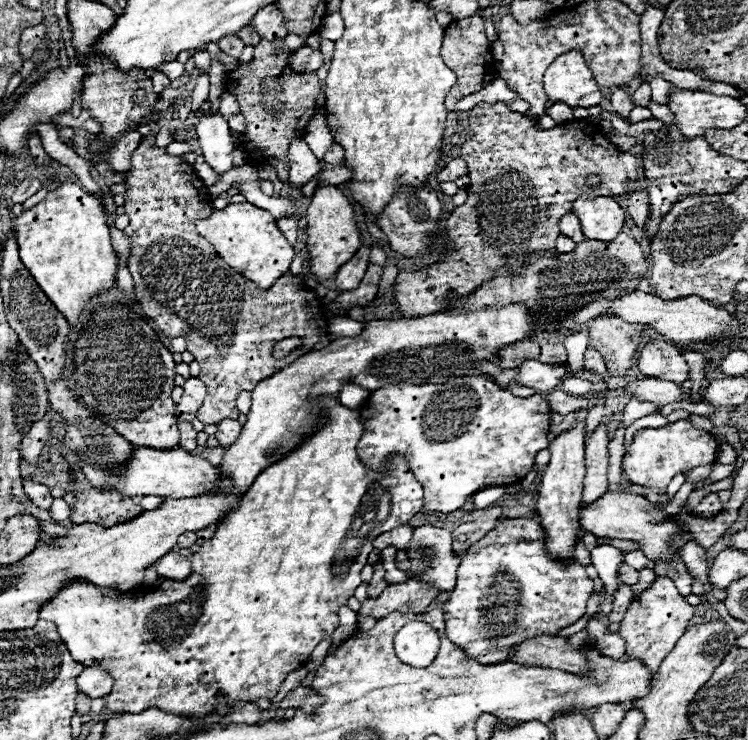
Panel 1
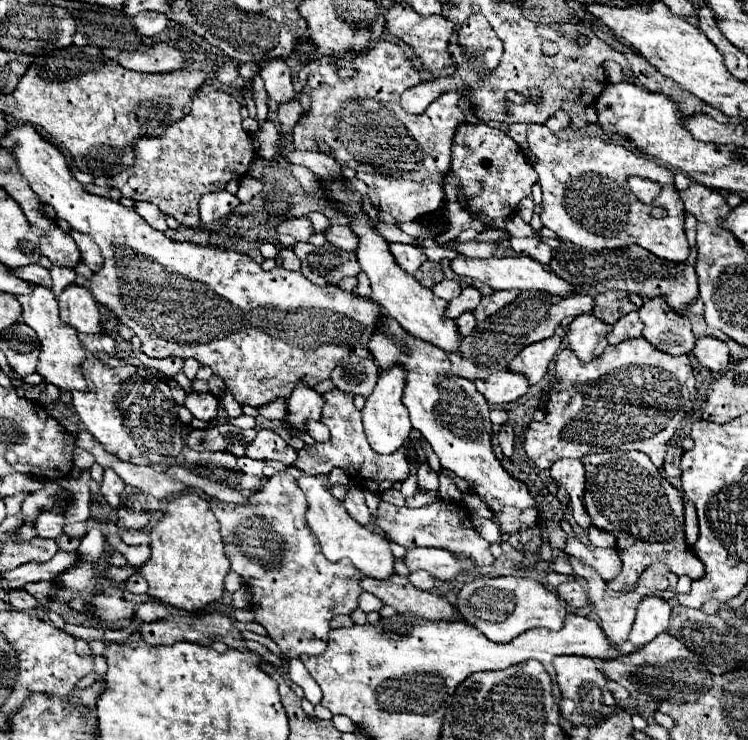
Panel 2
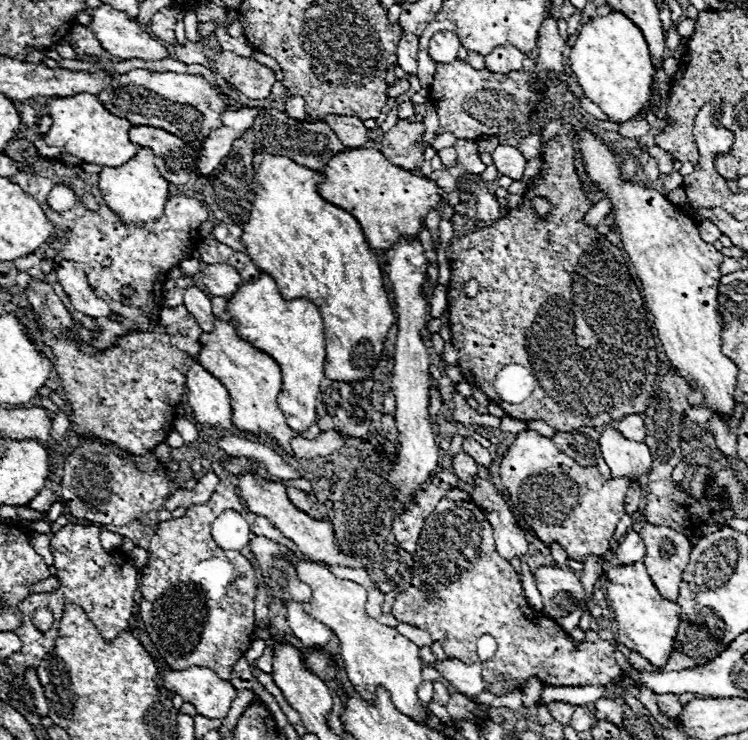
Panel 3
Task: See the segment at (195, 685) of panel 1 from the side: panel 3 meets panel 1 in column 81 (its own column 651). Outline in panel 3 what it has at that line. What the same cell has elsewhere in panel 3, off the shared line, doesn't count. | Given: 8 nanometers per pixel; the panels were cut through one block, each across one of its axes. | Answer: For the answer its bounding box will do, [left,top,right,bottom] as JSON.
[606,562,680,666]

